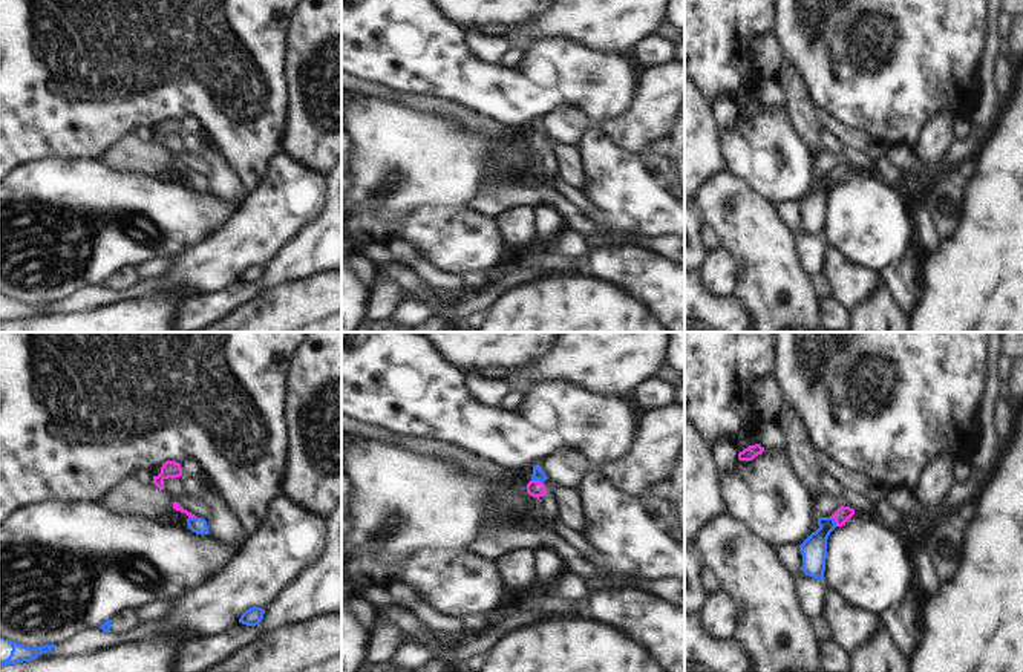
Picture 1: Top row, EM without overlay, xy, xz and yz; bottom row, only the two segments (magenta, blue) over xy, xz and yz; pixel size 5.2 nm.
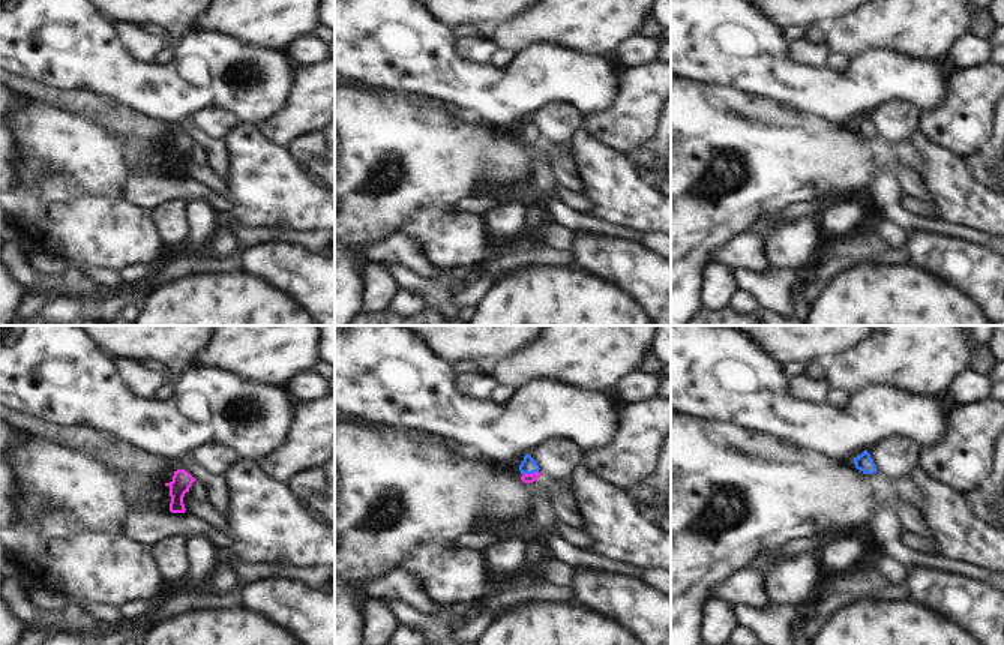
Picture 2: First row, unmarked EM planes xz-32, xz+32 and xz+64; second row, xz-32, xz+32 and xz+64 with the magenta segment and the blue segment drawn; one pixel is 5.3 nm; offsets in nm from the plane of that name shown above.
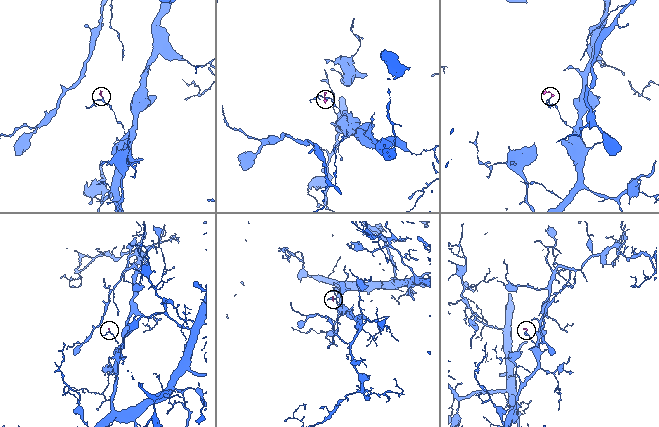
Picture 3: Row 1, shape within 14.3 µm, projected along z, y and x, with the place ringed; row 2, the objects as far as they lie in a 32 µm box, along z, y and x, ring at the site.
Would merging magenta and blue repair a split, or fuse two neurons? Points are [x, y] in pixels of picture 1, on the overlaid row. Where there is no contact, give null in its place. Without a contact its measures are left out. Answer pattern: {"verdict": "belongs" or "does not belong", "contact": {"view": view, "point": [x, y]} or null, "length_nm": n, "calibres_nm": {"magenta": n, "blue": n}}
{"verdict": "belongs", "contact": {"view": "xz", "point": [538, 481]}, "length_nm": 70, "calibres_nm": {"magenta": 90, "blue": 60}}

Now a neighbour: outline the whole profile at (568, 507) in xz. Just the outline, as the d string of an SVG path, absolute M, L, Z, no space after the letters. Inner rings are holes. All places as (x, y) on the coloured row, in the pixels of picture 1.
M550 479L544 481L545 493L556 502L557 517L574 533L582 533L583 508L576 488L559 485Z

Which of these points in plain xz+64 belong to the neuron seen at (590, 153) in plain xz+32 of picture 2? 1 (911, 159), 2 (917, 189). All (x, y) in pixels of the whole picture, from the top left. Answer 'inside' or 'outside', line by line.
1: outside
2: outside

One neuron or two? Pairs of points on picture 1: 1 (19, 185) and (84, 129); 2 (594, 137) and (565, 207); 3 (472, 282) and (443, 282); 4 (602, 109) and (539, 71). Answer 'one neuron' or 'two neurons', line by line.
1: two neurons
2: two neurons
3: two neurons
4: one neuron

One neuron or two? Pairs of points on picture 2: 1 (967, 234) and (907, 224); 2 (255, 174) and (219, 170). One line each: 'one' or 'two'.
1: one
2: two

